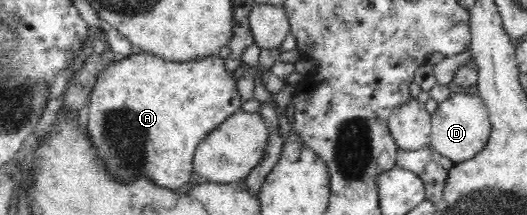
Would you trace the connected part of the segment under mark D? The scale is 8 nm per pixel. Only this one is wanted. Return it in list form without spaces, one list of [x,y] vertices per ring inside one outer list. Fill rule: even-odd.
[[[453,92],[449,99],[439,104],[439,109],[432,114],[431,122],[432,132],[429,146],[451,159],[455,165],[479,154],[488,143],[492,131],[488,109],[478,94]]]

